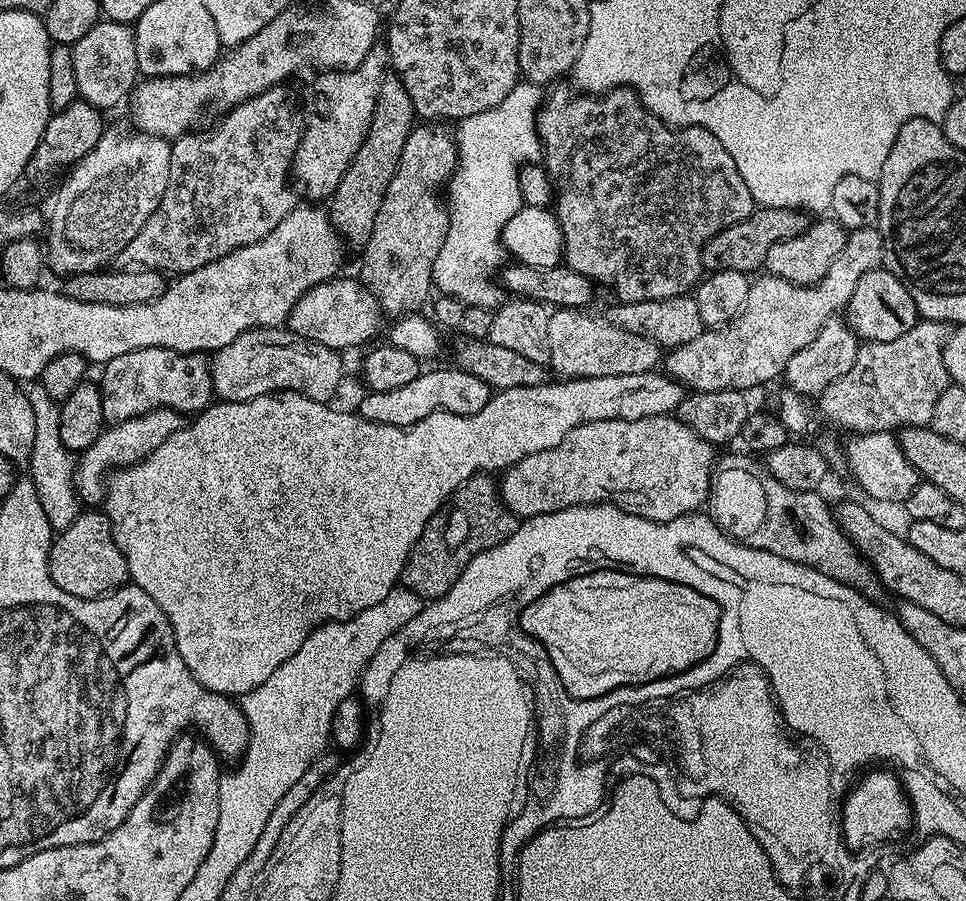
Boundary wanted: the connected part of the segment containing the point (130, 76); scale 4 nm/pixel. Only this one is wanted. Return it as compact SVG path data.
M101 19L94 30L89 30L78 42L71 45L74 58L74 74L78 78L79 99L95 108L109 110L115 104L129 99L138 83L138 54L136 53L136 33L122 22Z

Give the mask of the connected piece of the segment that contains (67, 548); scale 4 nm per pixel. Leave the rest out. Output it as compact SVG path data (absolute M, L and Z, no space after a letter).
M84 510L66 530L62 530L52 541L52 549L48 555L50 578L54 578L54 586L62 586L66 594L74 594L78 598L99 600L118 588L129 583L130 577L126 558L122 550L118 550L118 542L114 542L112 523L102 510Z

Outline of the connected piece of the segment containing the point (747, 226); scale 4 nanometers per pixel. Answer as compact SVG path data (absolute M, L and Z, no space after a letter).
M757 207L749 216L742 218L742 222L734 222L734 226L726 226L726 230L718 230L714 238L705 242L704 249L700 252L699 267L704 267L705 273L722 270L734 270L745 274L755 273L763 269L766 250L770 250L770 246L802 234L807 230L809 223L809 213L804 210Z

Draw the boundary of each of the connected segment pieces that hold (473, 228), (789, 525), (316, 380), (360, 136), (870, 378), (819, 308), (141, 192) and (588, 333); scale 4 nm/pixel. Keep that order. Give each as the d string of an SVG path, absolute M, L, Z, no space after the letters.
M518 82L514 90L510 90L510 94L502 98L502 102L498 102L498 106L482 114L470 114L470 118L459 121L455 125L456 171L453 172L451 180L446 185L448 229L446 242L442 242L442 250L438 250L438 258L434 258L432 283L437 293L458 298L465 306L473 304L495 310L505 303L506 293L503 287L494 282L498 269L506 260L504 245L500 243L500 235L506 222L510 222L510 218L514 218L514 214L522 207L521 168L525 164L539 161L542 156L540 135L536 133L536 109L539 108L541 99L541 85Z
M721 455L712 469L710 515L716 525L739 544L810 566L846 586L857 588L868 599L879 601L880 581L864 557L848 543L834 519L833 509L830 504L828 508L821 493L790 490L782 486L761 461L759 464L755 455L744 455Z
M287 327L255 328L246 330L246 334L238 334L230 346L222 346L211 353L212 391L221 401L253 400L259 396L270 396L278 392L297 392L311 400L331 401L332 395L340 388L340 379L344 376L344 364L340 361L341 353L330 346L322 346L318 342L310 342L310 338L302 338L288 331Z
M377 42L356 68L319 73L321 76L316 80L316 88L324 95L324 113L314 117L303 129L291 171L295 183L300 183L305 194L312 199L309 201L327 201L338 182L342 182L350 162L354 162L354 154L358 154L362 142L366 142L366 134L374 118L378 86L384 81L389 68L388 49Z
M921 319L902 338L894 338L894 342L864 342L857 347L854 366L838 378L838 382L830 382L826 390L818 397L818 412L832 424L845 428L848 434L861 432L892 432L913 426L928 426L932 422L934 402L938 394L946 390L950 383L946 362L944 361L944 342L946 328L939 320Z
M873 226L853 228L848 232L846 246L842 246L838 258L830 262L830 270L826 270L826 274L816 284L795 284L777 276L757 275L757 280L753 279L748 285L748 297L740 315L723 328L709 328L698 338L694 338L694 342L671 349L663 357L663 371L692 392L713 392L723 388L749 390L748 388L756 388L759 384L768 384L771 380L779 381L783 377L786 362L790 362L790 358L794 358L798 350L810 346L814 338L818 338L818 330L822 330L827 320L847 309L850 294L854 294L862 274L870 274L870 270L881 267L883 263L884 243L879 228Z
M109 127L94 150L83 156L63 177L64 185L52 200L52 216L50 212L46 220L46 264L51 271L53 268L61 272L61 277L107 269L130 238L146 226L150 214L154 214L158 202L162 202L162 194L166 194L166 182L170 182L171 143L163 136L151 136L128 128Z
M574 308L555 309L548 317L546 331L550 338L548 364L557 377L565 380L602 378L614 374L642 374L661 363L662 349L650 338L618 330L607 319L587 316L587 311Z

